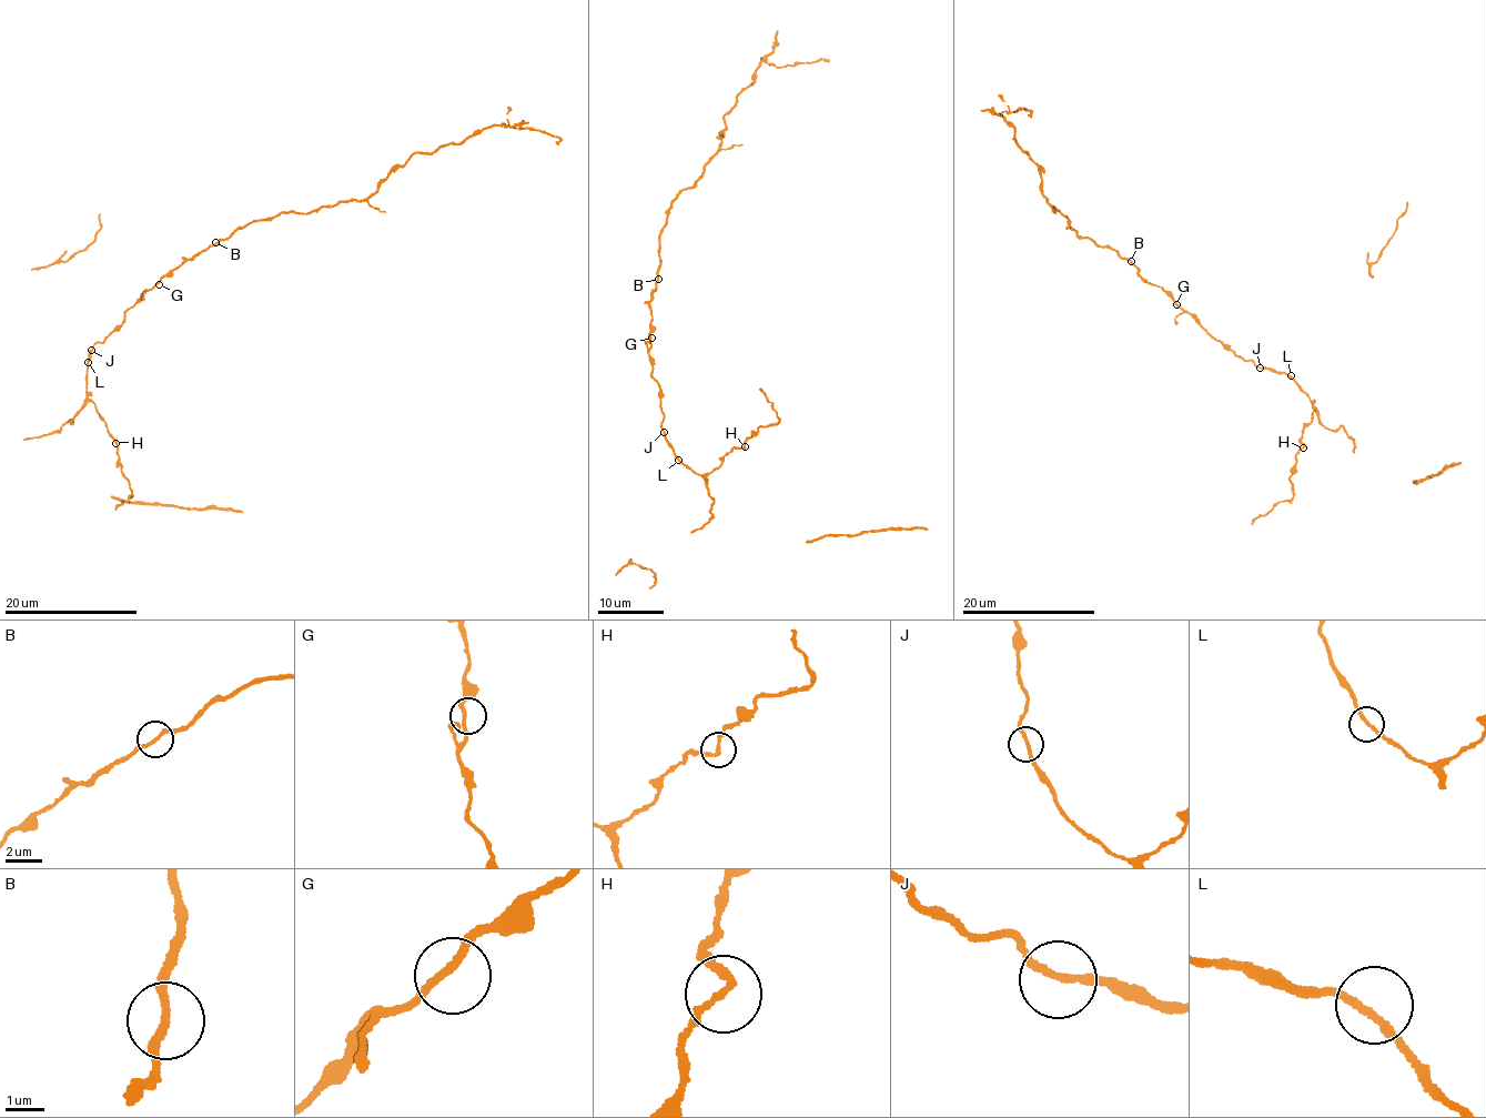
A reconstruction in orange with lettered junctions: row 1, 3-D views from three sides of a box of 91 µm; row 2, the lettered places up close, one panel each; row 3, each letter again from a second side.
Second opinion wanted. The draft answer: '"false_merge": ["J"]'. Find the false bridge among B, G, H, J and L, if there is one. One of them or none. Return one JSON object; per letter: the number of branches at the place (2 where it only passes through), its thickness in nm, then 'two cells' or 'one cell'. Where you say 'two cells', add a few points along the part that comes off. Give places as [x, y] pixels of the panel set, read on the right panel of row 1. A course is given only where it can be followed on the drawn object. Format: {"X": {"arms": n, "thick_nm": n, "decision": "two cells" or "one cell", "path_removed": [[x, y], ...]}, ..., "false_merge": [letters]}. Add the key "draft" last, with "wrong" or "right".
{"B": {"arms": 2, "thick_nm": 190, "decision": "one cell"}, "G": {"arms": 2, "thick_nm": 180, "decision": "one cell"}, "H": {"arms": 2, "thick_nm": 180, "decision": "one cell"}, "J": {"arms": 2, "thick_nm": 180, "decision": "one cell"}, "L": {"arms": 2, "thick_nm": 190, "decision": "one cell"}, "false_merge": [], "draft": "wrong"}

